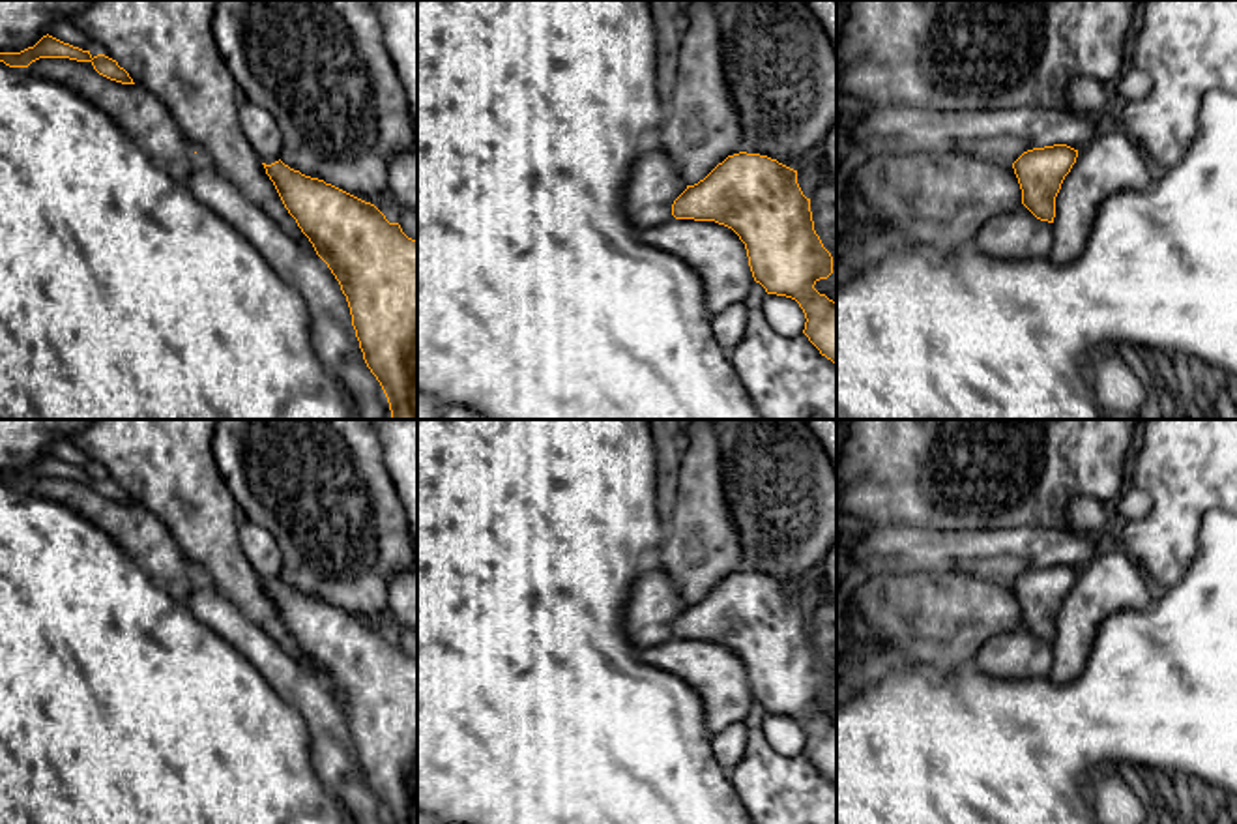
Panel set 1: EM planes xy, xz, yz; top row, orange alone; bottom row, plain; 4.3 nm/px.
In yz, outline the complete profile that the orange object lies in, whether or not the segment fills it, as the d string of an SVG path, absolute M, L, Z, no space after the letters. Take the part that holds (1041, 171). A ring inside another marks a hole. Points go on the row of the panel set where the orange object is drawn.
M1054 144L1024 152L1014 163L1022 204L1041 221L1054 223L1055 197L1076 163L1078 150Z

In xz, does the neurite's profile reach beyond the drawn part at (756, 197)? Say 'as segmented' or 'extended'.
as segmented

